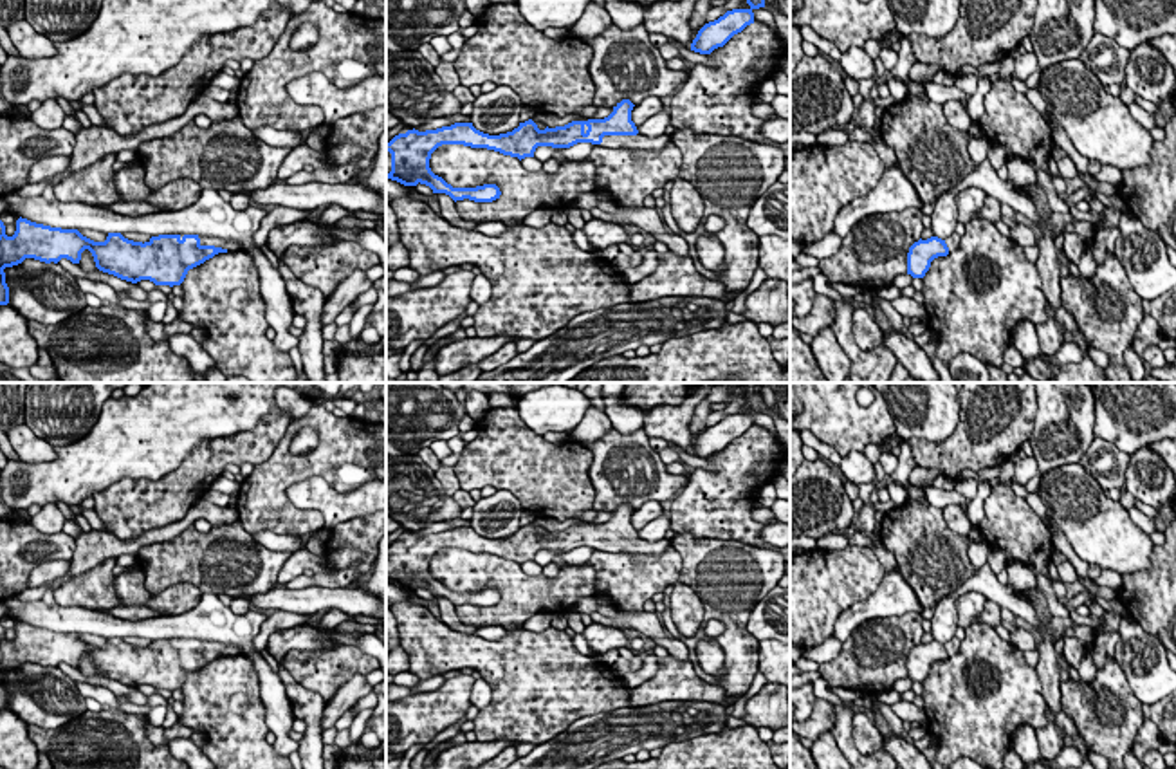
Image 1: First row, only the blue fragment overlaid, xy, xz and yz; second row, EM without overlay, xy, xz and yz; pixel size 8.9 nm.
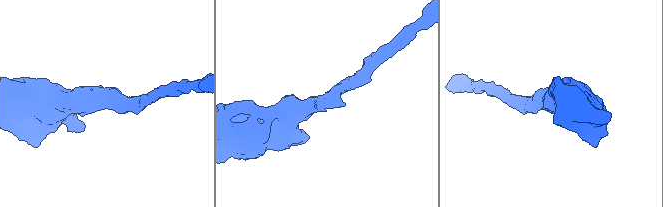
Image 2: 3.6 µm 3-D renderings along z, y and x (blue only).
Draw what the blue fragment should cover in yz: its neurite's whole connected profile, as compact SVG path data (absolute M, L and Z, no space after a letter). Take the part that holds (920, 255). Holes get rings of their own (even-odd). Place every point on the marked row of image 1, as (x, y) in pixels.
M952 233L945 240L938 236L931 236L927 240L920 238L909 247L907 274L913 278L923 278L934 258L947 256L952 249L960 249L960 240L961 236L958 233Z

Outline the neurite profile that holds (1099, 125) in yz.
M1079 58L1039 72L1037 90L1080 155L1120 171L1153 162L1151 132Z

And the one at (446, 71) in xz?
M440 61L436 67L435 67L435 72L438 74L440 81L442 81L442 87L444 87L444 94L449 94L453 92L458 85L460 85L460 78L456 74L456 69L455 69L455 61Z

